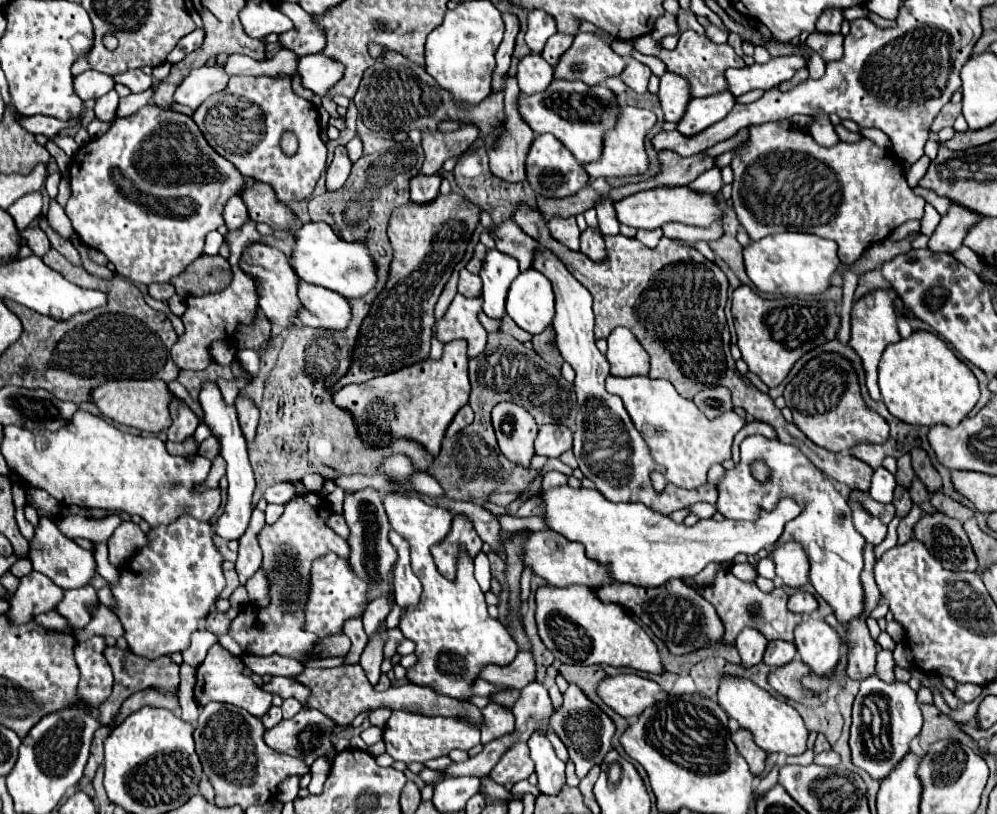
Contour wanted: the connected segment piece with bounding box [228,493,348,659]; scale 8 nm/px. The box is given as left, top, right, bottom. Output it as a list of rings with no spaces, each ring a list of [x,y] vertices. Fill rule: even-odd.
[[[314,493],[296,495],[292,501],[286,503],[286,509],[282,517],[274,525],[266,525],[260,535],[260,547],[264,553],[262,567],[272,583],[272,603],[264,609],[258,607],[246,607],[238,613],[238,617],[232,621],[228,635],[234,637],[246,653],[254,653],[260,657],[268,655],[286,655],[294,659],[312,659],[306,655],[308,649],[314,647],[314,641],[318,639],[314,633],[306,633],[302,629],[304,625],[304,609],[306,609],[306,591],[310,583],[310,565],[316,557],[326,555],[328,551],[338,551],[340,557],[348,559],[348,543],[338,537],[332,529],[326,527],[326,517],[330,515],[328,507],[322,503],[322,499]],[[254,619],[254,623],[248,629],[248,621]]]

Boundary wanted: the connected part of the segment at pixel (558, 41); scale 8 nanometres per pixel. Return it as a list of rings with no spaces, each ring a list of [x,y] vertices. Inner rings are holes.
[[[554,33],[554,35],[546,41],[546,45],[544,45],[544,49],[542,49],[540,55],[542,55],[542,57],[544,57],[552,67],[554,67],[554,65],[558,63],[558,59],[562,57],[562,53],[570,49],[572,41],[574,41],[574,37],[570,37],[570,35]]]

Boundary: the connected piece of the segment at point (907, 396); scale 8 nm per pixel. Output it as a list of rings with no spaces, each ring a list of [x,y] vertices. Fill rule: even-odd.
[[[916,331],[908,339],[886,347],[880,359],[878,385],[888,411],[908,425],[956,427],[980,399],[978,379],[968,365],[940,337],[928,331]]]

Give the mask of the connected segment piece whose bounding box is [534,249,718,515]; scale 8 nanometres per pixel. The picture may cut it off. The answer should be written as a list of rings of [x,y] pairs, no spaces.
[[[542,249],[534,259],[534,269],[546,275],[552,281],[552,289],[556,295],[556,347],[560,355],[572,365],[576,371],[576,395],[578,395],[578,415],[574,429],[574,455],[584,477],[590,477],[596,489],[612,503],[644,503],[646,507],[670,515],[678,509],[690,507],[698,501],[716,503],[718,489],[716,485],[700,485],[690,491],[682,491],[674,485],[668,485],[664,493],[656,493],[650,483],[650,471],[663,468],[650,457],[650,449],[642,435],[636,431],[630,415],[626,413],[622,401],[610,395],[604,389],[604,381],[610,375],[610,365],[606,357],[598,351],[594,339],[594,313],[592,313],[592,295],[572,277],[566,265],[554,257],[550,251]]]

